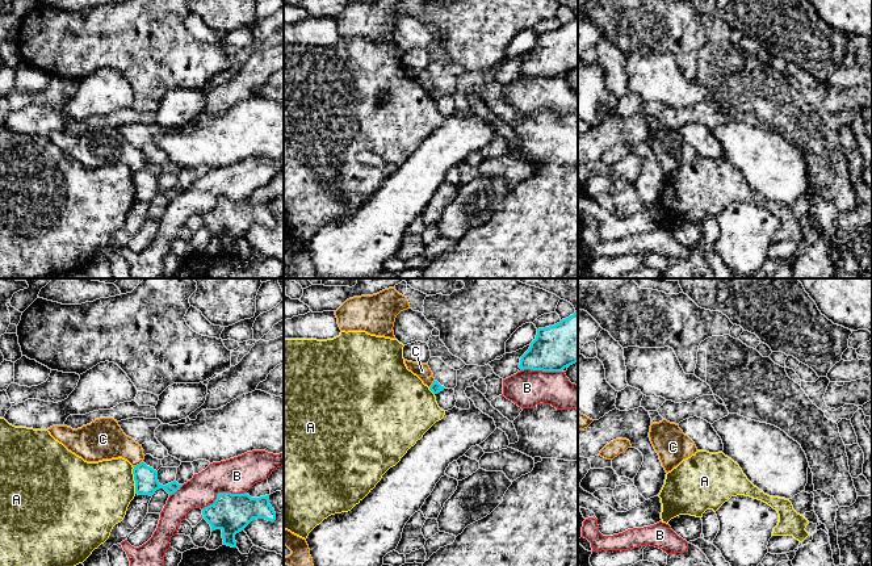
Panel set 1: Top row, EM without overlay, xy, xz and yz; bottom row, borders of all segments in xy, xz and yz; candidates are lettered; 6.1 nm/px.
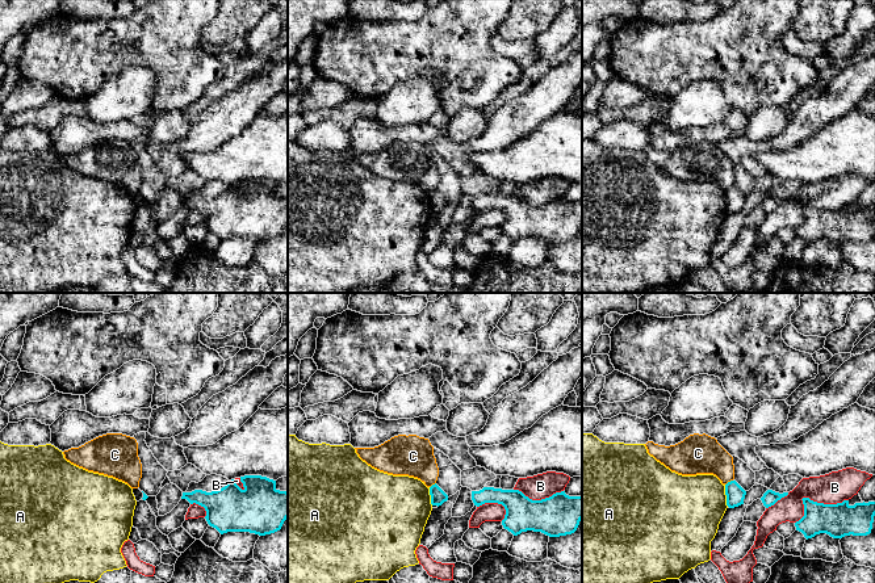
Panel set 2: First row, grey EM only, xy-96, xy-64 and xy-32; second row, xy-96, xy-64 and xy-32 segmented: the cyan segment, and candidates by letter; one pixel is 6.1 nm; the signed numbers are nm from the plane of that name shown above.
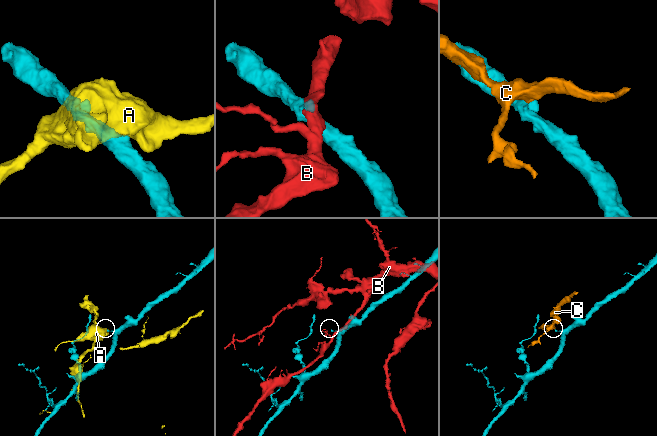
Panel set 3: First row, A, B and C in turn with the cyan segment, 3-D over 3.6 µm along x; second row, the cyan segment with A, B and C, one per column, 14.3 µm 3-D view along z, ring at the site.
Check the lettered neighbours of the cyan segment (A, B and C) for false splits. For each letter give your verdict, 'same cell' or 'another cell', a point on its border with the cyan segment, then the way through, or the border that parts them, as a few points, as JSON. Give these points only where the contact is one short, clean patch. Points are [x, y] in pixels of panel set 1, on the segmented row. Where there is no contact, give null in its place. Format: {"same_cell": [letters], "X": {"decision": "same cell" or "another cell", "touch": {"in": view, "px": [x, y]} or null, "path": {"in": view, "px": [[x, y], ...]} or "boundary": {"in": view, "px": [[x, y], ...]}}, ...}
{"same_cell": [], "A": {"decision": "another cell", "touch": {"in": "xy", "px": [134, 479]}, "boundary": {"in": "xy", "px": [[133, 468], [135, 493]]}}, "B": {"decision": "another cell", "touch": {"in": "xy", "px": [221, 493]}}, "C": {"decision": "another cell", "touch": {"in": "xy", "px": [137, 465]}, "boundary": {"in": "xy", "px": [[142, 461], [133, 466]]}}}

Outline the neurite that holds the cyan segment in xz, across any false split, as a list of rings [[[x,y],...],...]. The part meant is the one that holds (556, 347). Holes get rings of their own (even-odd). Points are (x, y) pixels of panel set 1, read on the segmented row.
[[[578,311],[554,326],[538,328],[536,339],[521,356],[519,368],[521,370],[562,372],[575,362],[578,362]]]

